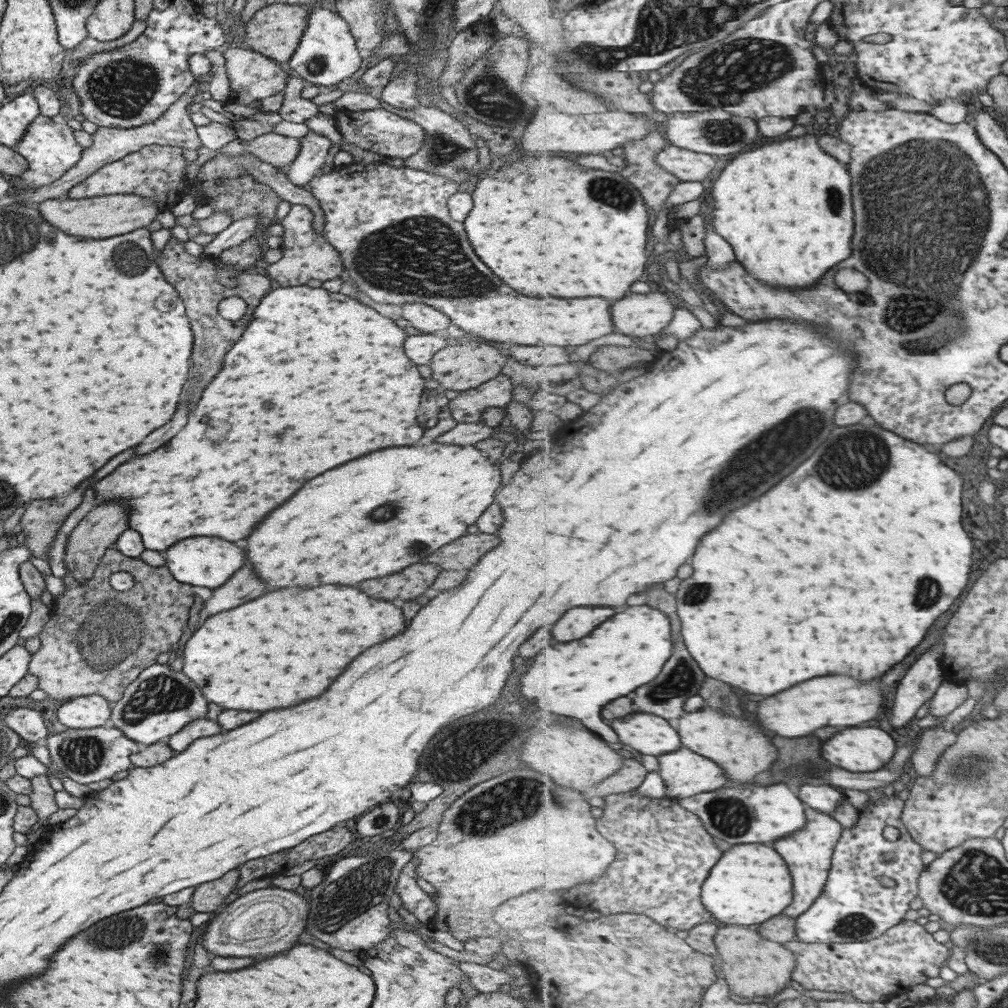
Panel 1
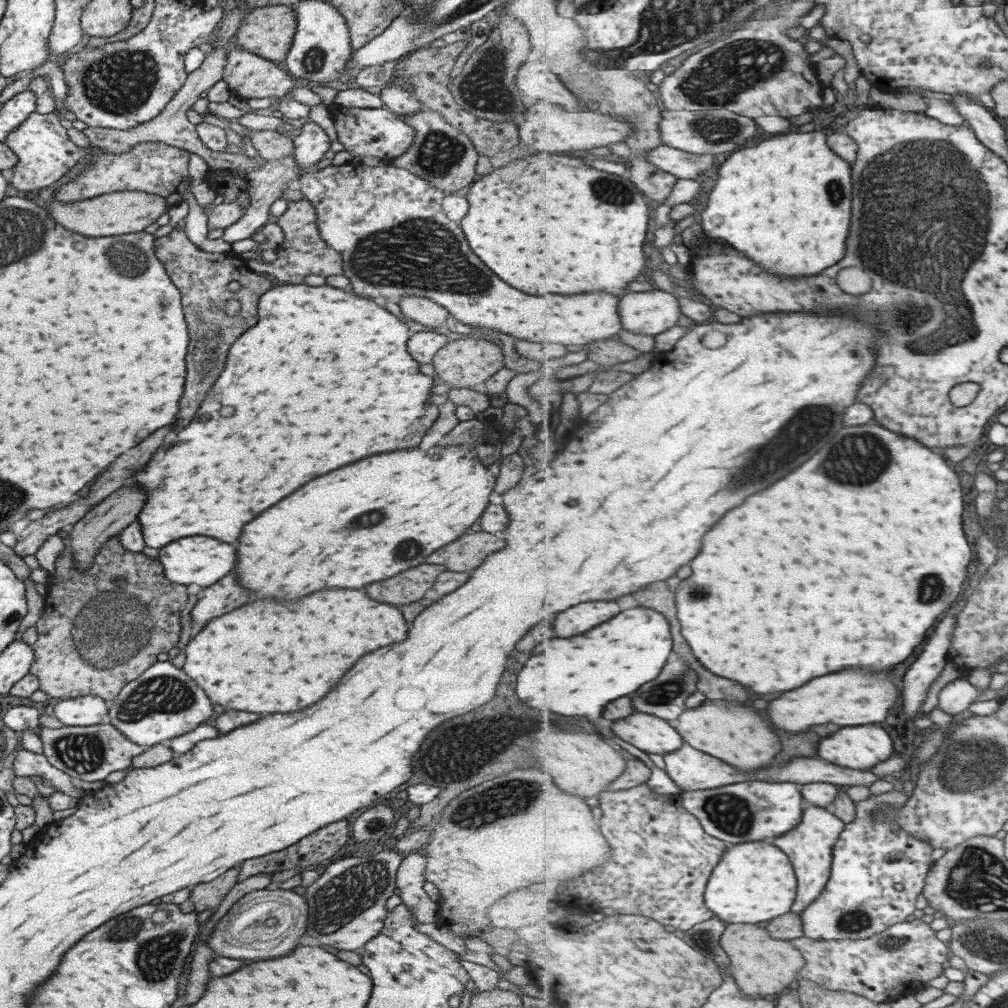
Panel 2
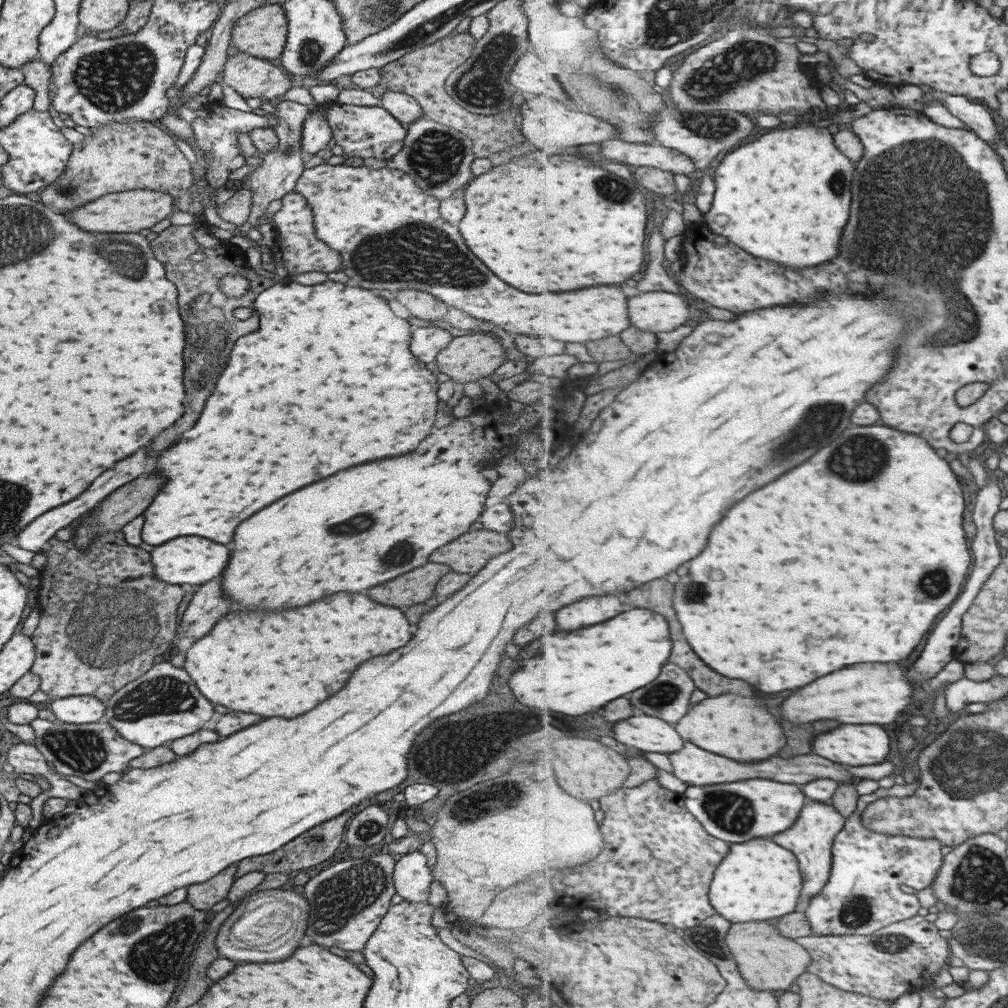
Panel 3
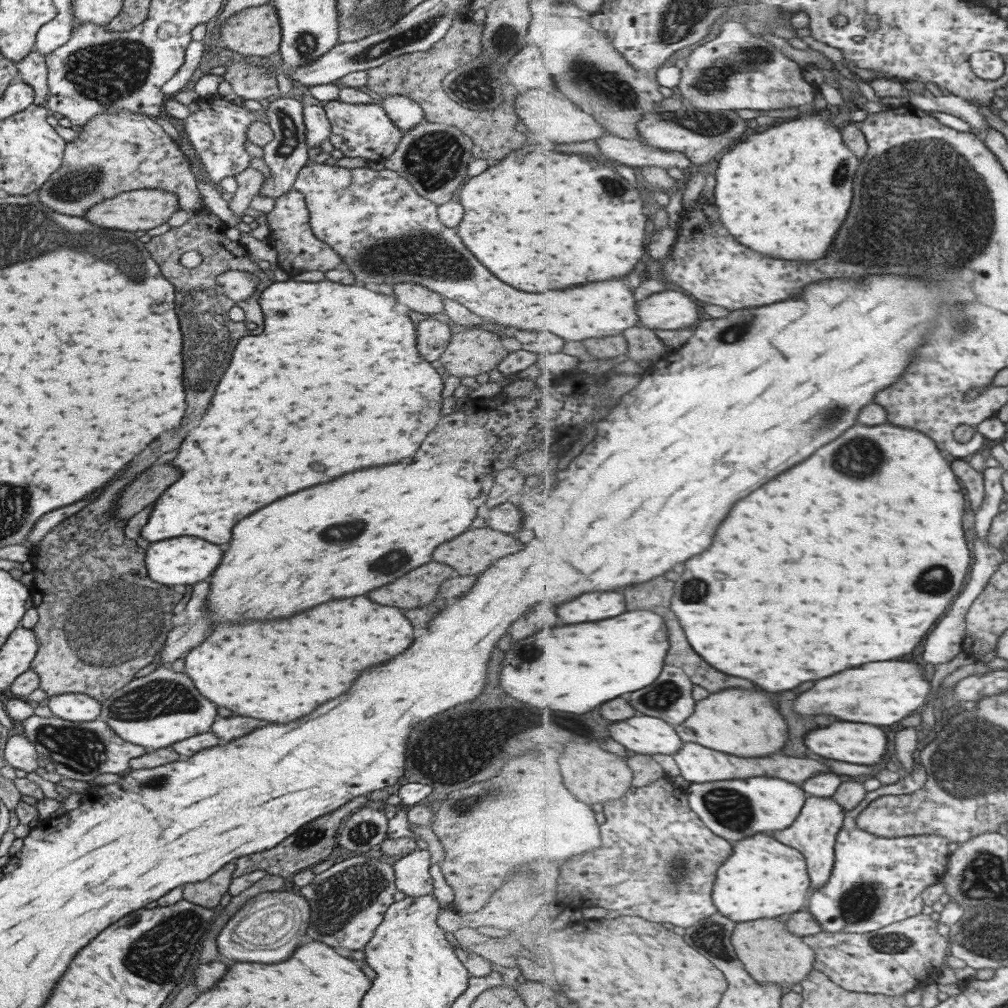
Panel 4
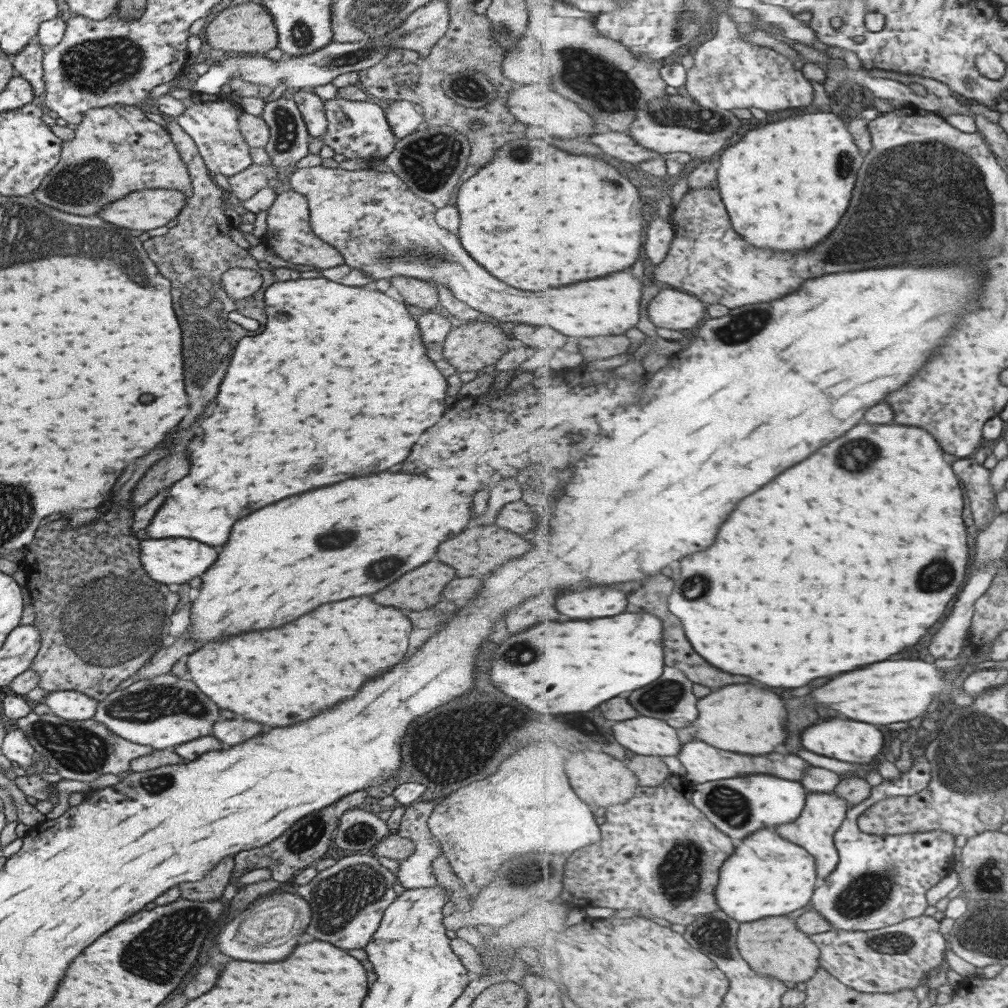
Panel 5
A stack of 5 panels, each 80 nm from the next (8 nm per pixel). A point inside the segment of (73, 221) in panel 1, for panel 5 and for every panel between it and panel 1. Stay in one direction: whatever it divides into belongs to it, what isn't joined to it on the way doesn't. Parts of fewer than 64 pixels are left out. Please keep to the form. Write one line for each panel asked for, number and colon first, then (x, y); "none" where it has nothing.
2: (117, 213)
3: (131, 211)
4: (143, 209)
5: (143, 210)

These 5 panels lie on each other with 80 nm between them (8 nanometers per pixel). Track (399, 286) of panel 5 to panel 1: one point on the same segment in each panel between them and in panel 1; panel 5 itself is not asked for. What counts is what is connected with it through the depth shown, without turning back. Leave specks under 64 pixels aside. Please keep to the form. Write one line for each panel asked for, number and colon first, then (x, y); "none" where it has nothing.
1: (426, 319)
2: (424, 311)
3: (421, 305)
4: (418, 298)

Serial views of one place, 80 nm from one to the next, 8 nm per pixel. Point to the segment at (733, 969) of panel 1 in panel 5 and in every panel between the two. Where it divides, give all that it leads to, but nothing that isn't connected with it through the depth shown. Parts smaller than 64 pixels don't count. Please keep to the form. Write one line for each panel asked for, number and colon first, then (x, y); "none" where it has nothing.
2: (762, 965)
3: (770, 962)
4: (772, 954)
5: (776, 947)

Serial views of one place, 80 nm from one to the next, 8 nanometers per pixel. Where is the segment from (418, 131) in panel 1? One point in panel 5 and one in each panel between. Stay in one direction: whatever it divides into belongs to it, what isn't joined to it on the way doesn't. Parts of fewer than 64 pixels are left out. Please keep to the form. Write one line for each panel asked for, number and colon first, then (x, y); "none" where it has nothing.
2: (377, 132)
3: (366, 132)
4: (363, 130)
5: (357, 129)

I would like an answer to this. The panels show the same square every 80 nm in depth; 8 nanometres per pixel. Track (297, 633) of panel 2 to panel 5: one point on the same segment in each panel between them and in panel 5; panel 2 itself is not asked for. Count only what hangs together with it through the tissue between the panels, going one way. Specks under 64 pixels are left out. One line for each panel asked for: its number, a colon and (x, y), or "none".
3: (281, 663)
4: (278, 671)
5: (278, 677)

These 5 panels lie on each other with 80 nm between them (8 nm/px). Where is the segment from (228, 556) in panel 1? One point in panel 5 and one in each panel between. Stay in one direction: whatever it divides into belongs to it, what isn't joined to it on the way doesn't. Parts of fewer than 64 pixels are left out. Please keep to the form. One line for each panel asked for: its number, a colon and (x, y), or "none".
2: (199, 560)
3: (186, 560)
4: (197, 559)
5: (167, 562)

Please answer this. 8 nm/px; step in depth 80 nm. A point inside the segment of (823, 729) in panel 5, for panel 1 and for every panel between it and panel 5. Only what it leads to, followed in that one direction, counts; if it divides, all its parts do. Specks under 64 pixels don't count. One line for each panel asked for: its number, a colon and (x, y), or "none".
1: (858, 749)
2: (860, 747)
3: (855, 745)
4: (862, 744)

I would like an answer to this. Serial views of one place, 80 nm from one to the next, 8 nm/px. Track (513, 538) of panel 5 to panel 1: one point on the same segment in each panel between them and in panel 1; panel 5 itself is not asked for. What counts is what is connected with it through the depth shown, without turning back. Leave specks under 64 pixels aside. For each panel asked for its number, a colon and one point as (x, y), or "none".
1: (461, 554)
2: (465, 553)
3: (468, 553)
4: (473, 551)

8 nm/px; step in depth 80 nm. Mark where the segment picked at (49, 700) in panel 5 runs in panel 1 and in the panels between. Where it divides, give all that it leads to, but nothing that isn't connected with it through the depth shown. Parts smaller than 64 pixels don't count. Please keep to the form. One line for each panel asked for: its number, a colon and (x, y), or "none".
1: (88, 711)
2: (85, 710)
3: (84, 709)
4: (74, 707)

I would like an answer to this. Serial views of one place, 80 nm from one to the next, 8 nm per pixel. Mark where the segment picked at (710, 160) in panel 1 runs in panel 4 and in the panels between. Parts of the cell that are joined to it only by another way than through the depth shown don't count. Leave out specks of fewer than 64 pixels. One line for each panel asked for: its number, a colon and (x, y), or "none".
2: (680, 164)
3: (667, 159)
4: (634, 153)

